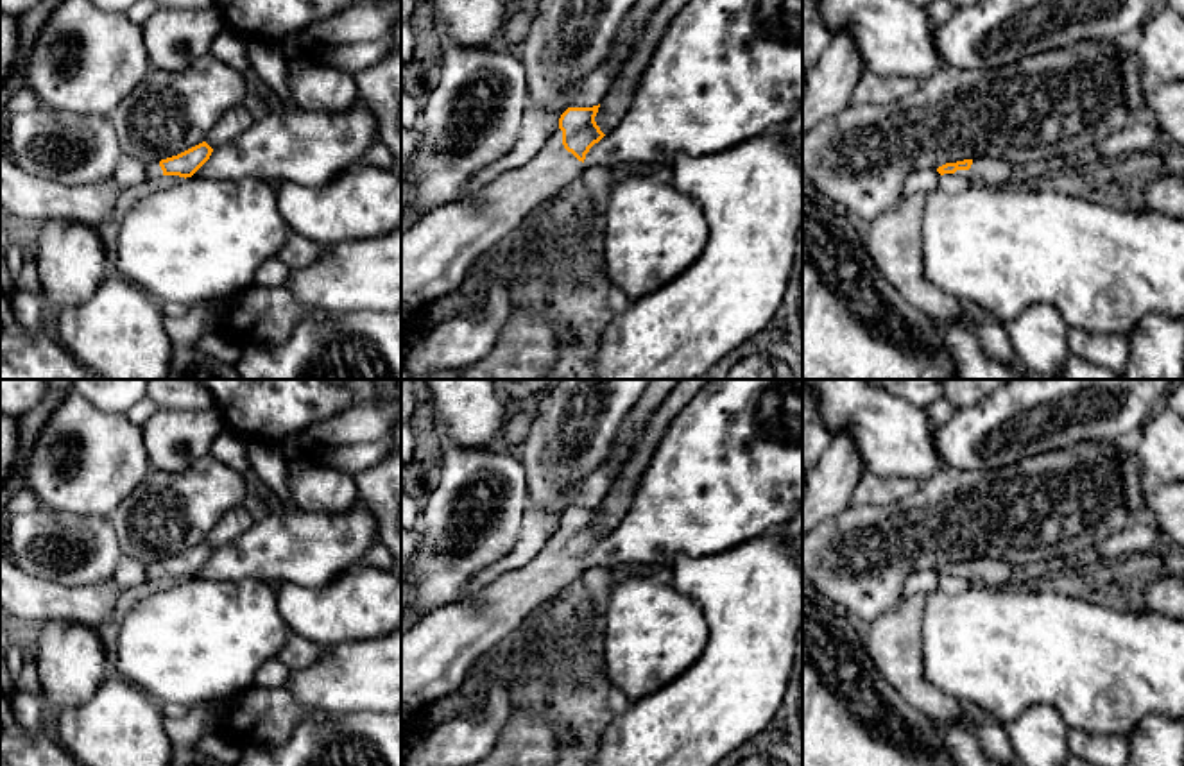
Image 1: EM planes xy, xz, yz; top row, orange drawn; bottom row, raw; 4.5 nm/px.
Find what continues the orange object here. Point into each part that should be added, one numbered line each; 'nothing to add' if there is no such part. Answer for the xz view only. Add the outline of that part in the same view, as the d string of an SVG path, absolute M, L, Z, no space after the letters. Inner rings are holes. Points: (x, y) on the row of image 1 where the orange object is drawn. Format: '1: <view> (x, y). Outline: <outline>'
1: xz (437, 251). Outline: M557 129L543 150L527 165L512 168L482 188L478 202L448 202L423 215L410 229L401 233L401 317L419 311L428 302L457 292L469 268L484 254L498 254L514 236L525 217L546 197L580 177L586 165L562 145Z

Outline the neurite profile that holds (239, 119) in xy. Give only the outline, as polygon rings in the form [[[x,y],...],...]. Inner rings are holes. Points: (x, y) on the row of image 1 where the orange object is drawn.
[[[238,104],[231,107],[215,125],[215,129],[206,136],[206,143],[211,149],[222,147],[224,143],[235,140],[253,125],[254,118],[251,111]]]

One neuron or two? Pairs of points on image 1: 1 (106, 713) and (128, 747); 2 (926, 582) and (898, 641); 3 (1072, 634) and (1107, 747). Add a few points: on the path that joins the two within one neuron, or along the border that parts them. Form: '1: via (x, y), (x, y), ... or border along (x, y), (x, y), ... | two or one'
1: via (115, 722), (120, 738) | one
2: border along (925, 593), (903, 598) | two
3: border along (1070, 727), (1120, 734), (1127, 740) | two

